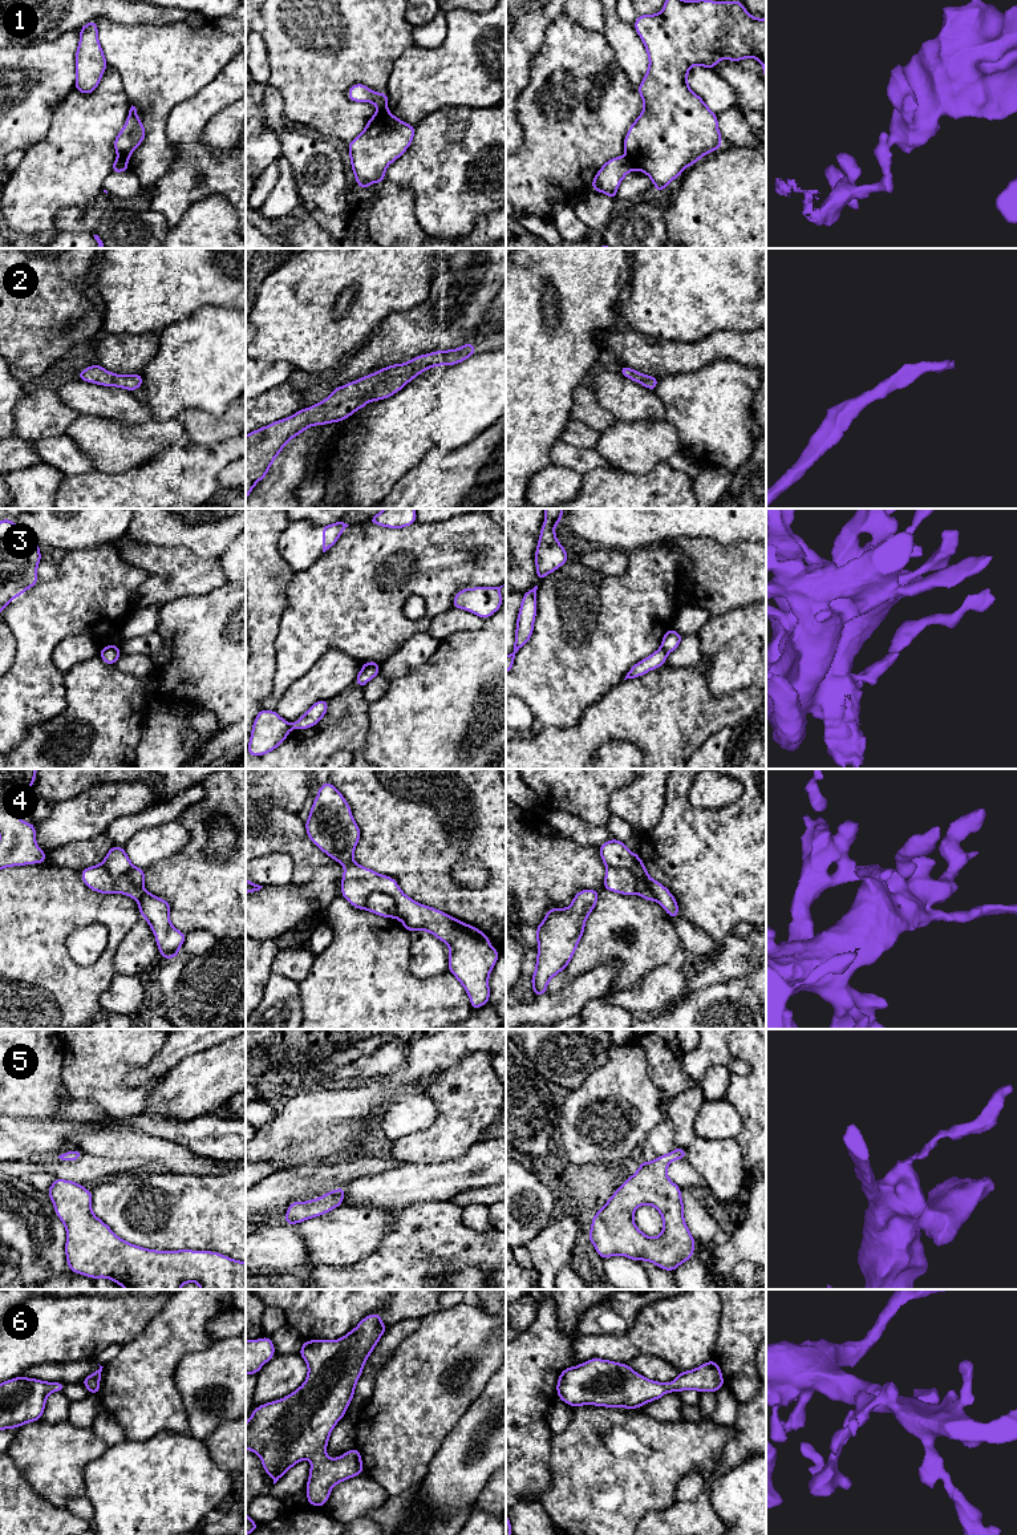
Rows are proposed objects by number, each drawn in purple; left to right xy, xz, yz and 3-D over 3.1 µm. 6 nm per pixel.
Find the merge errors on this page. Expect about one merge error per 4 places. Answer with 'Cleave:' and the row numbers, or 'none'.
Cleave: 1, 3

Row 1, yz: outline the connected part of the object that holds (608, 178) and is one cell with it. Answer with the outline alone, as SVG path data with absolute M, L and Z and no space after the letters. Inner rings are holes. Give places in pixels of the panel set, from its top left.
M616 157L607 161L596 173L591 187L616 201L616 191L623 178L632 171L631 162L627 157Z

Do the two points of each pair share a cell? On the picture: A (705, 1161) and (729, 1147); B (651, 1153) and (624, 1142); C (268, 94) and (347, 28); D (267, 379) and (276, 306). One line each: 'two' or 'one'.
A: one
B: two
C: two
D: two

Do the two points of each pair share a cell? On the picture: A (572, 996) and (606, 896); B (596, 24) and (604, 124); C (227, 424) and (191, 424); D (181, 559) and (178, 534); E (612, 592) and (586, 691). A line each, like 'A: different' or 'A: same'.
A: different
B: different
C: same
D: different
E: same

